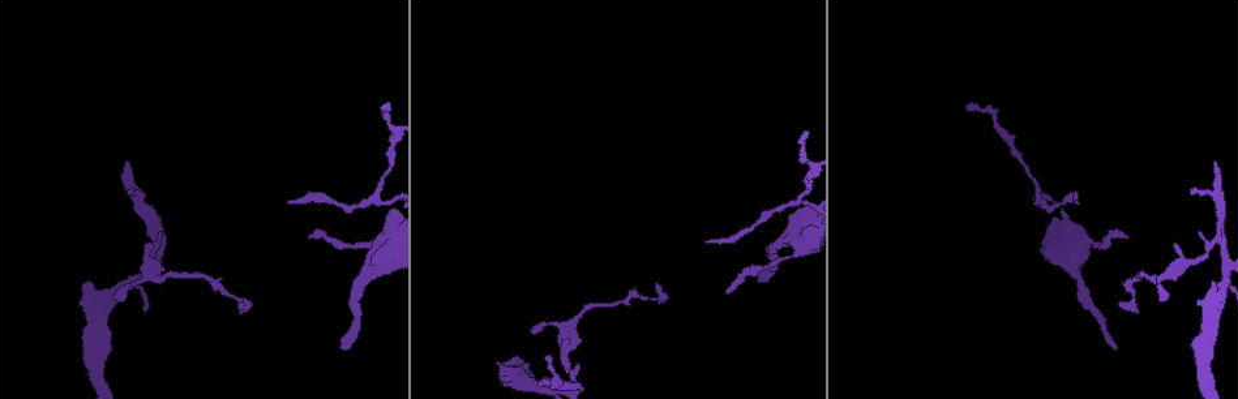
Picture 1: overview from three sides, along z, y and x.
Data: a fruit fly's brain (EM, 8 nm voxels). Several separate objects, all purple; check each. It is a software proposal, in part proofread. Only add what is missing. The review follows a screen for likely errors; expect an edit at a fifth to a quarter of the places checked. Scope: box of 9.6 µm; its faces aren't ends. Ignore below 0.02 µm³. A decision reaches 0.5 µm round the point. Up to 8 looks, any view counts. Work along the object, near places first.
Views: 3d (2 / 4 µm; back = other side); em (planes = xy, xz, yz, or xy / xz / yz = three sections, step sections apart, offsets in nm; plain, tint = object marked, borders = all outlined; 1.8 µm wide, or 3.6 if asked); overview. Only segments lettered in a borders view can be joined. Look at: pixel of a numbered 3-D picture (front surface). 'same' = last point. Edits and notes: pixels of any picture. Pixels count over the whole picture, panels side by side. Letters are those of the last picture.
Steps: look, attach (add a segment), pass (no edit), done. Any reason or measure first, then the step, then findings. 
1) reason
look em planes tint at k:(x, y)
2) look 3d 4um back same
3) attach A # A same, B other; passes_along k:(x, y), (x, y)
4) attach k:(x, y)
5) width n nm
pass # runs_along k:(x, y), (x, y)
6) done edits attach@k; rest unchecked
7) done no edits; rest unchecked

three-way junction
look em yz step 4 tint at 1:(376, 197)

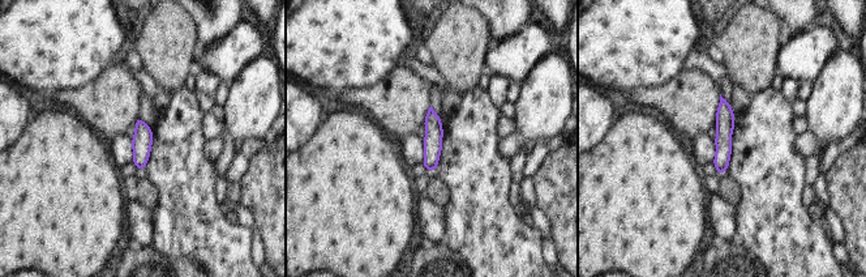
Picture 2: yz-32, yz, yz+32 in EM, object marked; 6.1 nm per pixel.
look em planes tint same

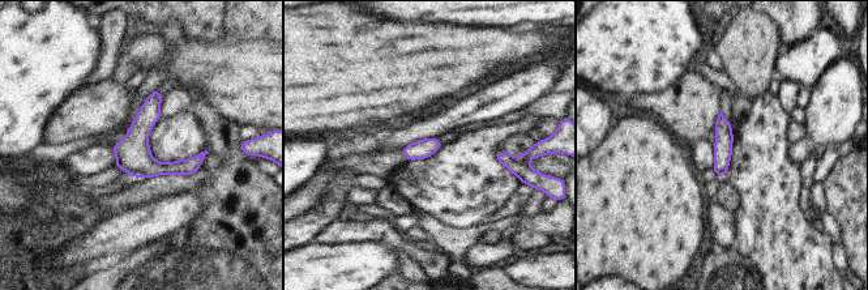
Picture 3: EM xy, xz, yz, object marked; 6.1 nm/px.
look em planes borders same

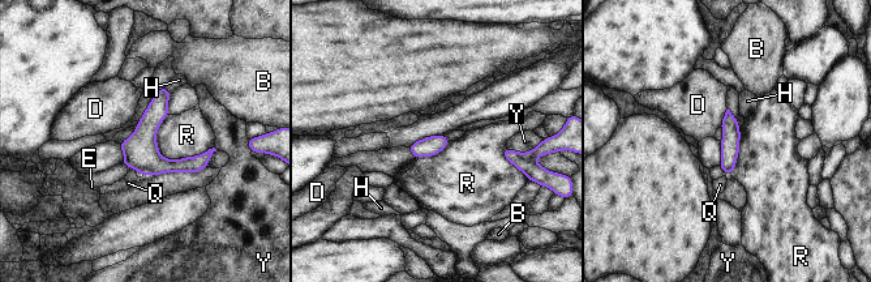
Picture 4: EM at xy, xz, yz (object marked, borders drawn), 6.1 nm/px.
pass # B other, D other, E other, H other, Q other, R other, Y other; border 4:(157, 127), (166, 158), (214, 148); no lettered segment goes on from it

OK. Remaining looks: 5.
free end
look em yz step 4 tint at 1:(126, 164)

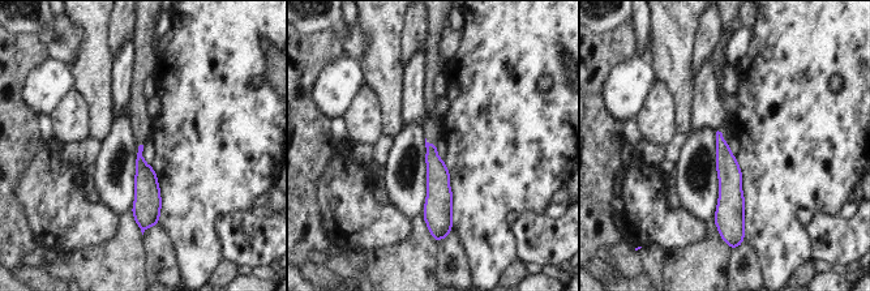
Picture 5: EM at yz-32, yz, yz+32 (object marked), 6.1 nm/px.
cut it another way
look em planes borders same

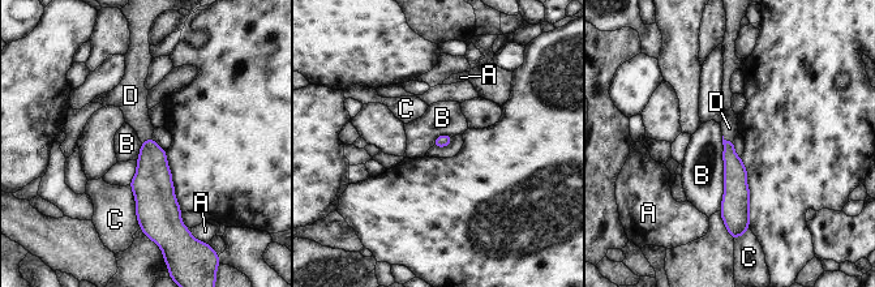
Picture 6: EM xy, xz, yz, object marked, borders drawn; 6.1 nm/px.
attach 6:(729, 128) # A other, B other, C other, D same; passes_along 6:(734, 172), (728, 141), (729, 128); it goes on there

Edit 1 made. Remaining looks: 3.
look overview

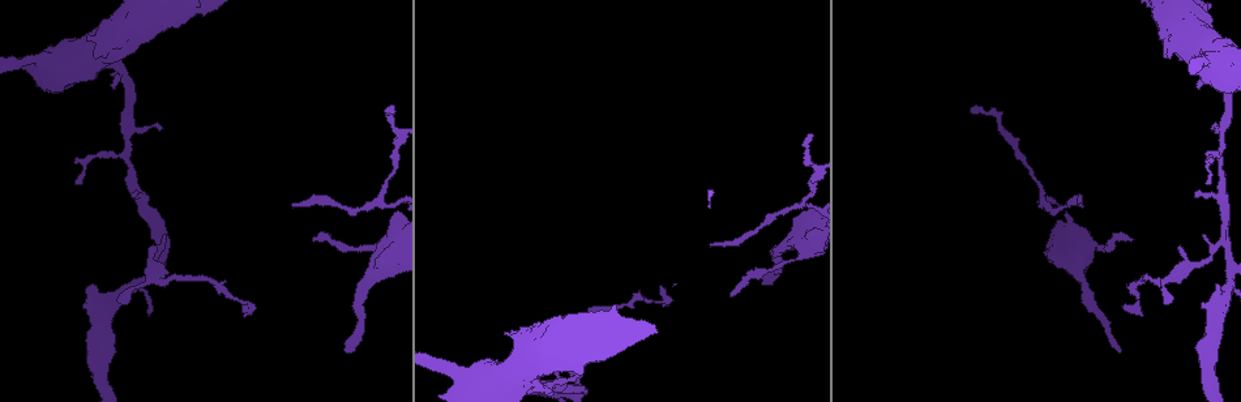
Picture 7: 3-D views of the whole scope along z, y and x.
end of a long branch
look em planes tint at 7:(1118, 351)

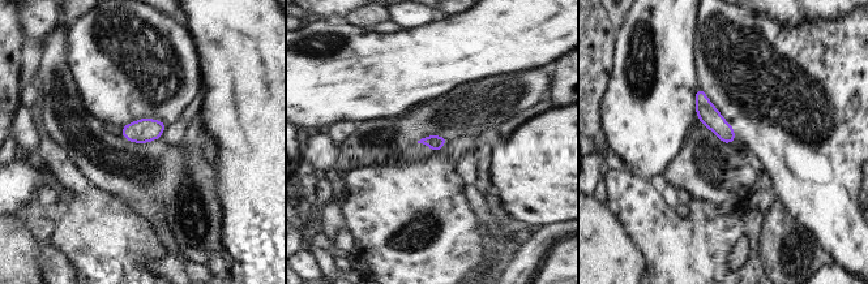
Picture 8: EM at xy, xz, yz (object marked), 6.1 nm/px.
look em planes borders same

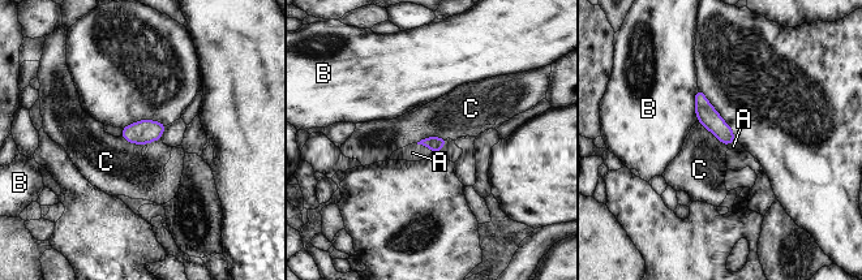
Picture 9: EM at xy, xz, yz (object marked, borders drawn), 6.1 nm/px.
attach 9:(412, 153) # A same, B other, C other; passes_along 9:(434, 143), (424, 145), (412, 153); it goes on there

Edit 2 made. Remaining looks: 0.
done edits attach@6, attach@9; rest unchecked

